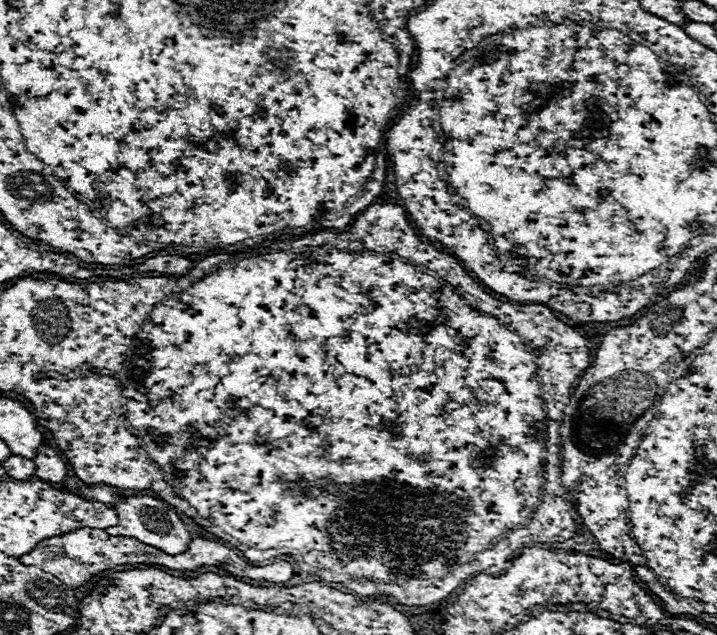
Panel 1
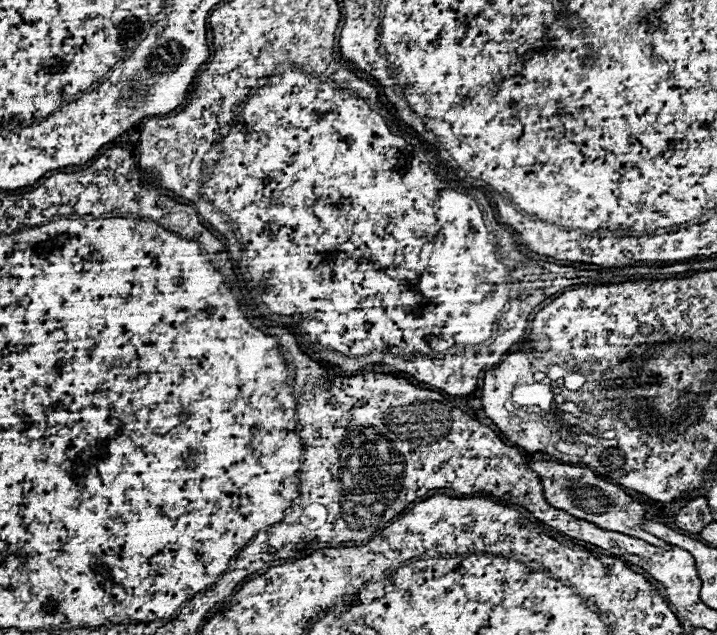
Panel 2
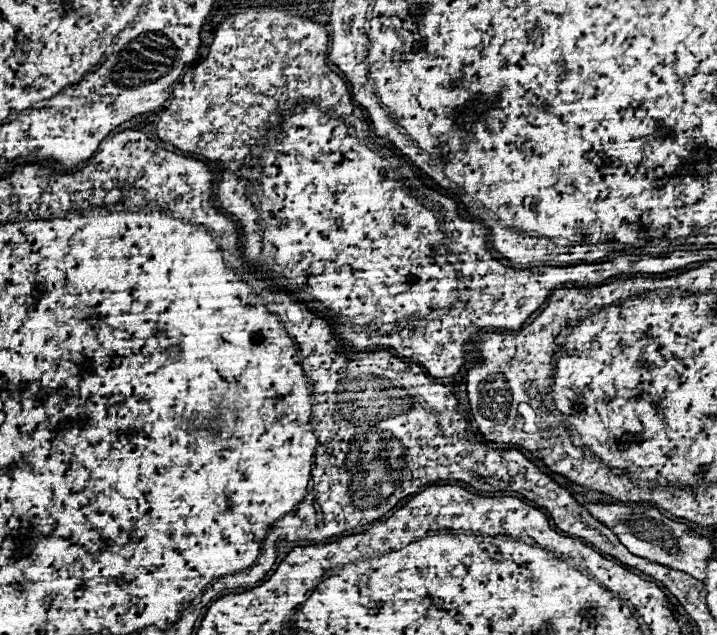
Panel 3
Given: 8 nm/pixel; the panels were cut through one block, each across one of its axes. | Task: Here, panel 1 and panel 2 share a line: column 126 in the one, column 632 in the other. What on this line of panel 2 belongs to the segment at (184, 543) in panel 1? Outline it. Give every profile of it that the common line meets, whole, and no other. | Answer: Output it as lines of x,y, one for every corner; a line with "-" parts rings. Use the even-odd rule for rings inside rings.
538,460
538,462
530,462
530,468
534,472
538,472
542,486
544,486
544,496
546,502
552,504
558,510
566,510
568,514
592,522
596,528
600,530
608,530
608,532
624,532
628,536
636,536
652,546
660,546
660,548
674,548
672,544
656,538
654,534
646,532
642,528
642,524
646,522
646,510
632,498
628,496
618,484
604,480
600,476
596,476
590,468
578,468
578,466
570,466
570,464
560,464
560,462
548,462
548,460

